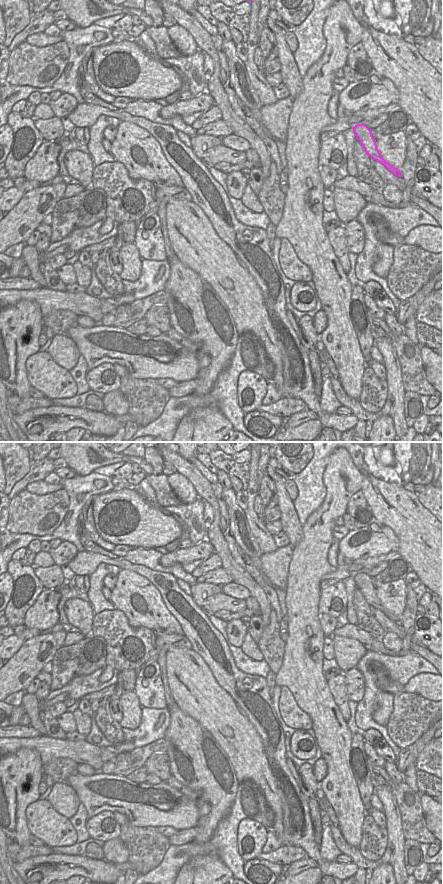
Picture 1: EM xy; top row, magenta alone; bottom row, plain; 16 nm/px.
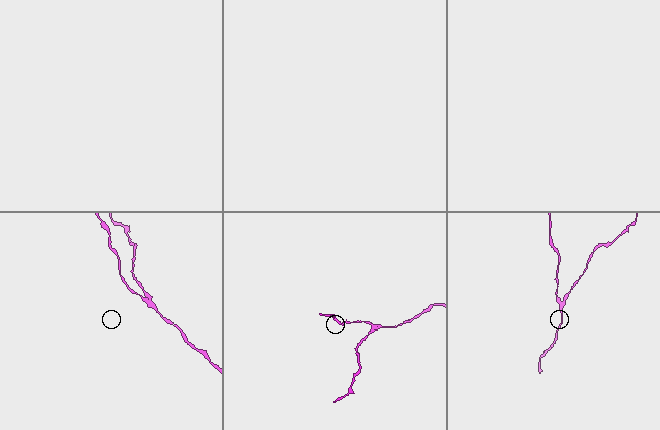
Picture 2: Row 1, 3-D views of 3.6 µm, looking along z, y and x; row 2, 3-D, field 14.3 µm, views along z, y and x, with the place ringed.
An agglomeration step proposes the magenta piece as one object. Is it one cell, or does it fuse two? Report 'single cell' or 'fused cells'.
fused cells

